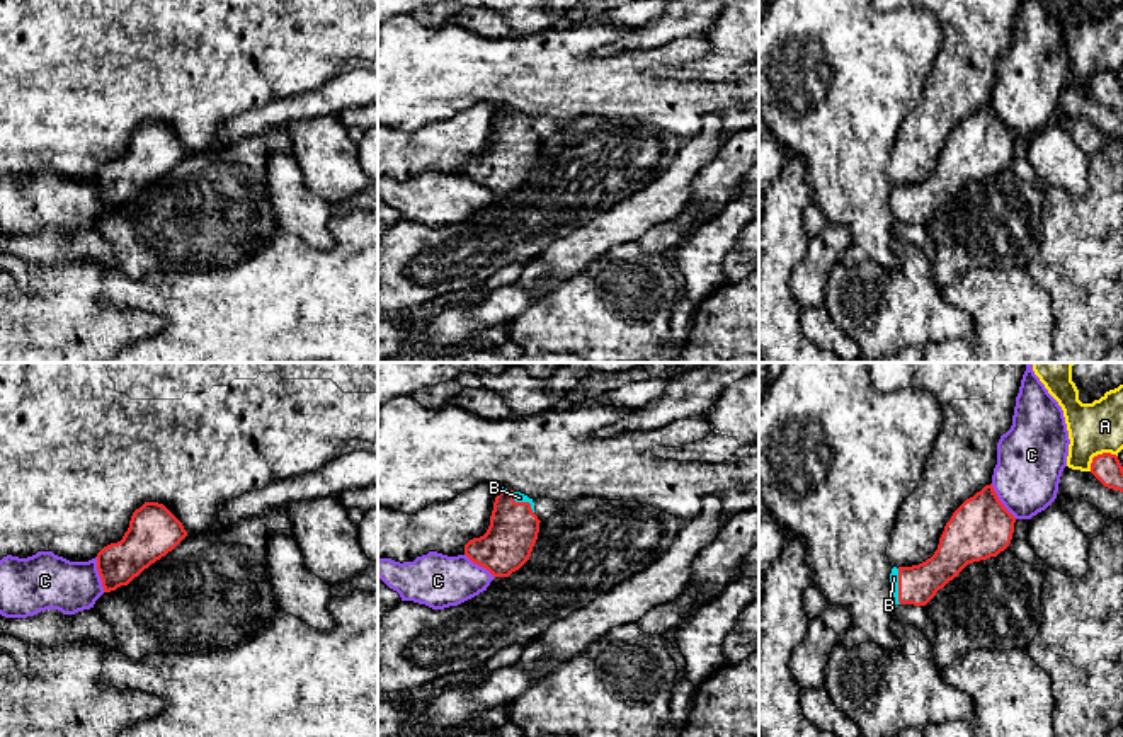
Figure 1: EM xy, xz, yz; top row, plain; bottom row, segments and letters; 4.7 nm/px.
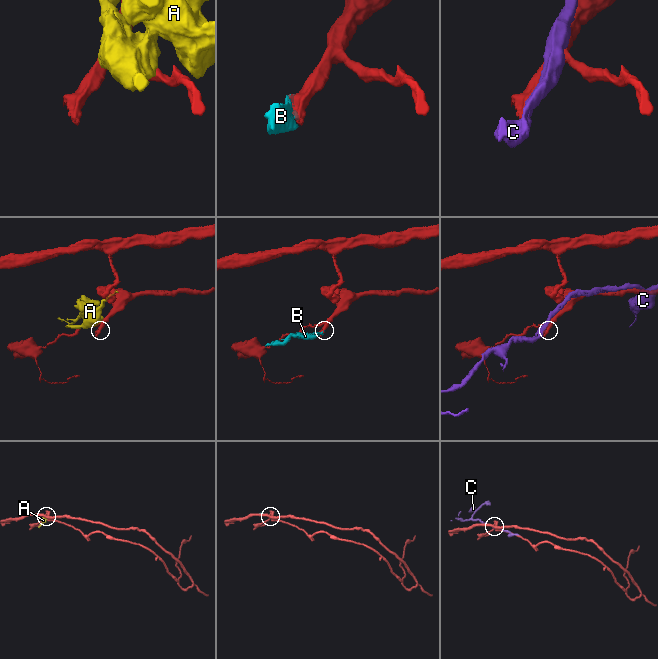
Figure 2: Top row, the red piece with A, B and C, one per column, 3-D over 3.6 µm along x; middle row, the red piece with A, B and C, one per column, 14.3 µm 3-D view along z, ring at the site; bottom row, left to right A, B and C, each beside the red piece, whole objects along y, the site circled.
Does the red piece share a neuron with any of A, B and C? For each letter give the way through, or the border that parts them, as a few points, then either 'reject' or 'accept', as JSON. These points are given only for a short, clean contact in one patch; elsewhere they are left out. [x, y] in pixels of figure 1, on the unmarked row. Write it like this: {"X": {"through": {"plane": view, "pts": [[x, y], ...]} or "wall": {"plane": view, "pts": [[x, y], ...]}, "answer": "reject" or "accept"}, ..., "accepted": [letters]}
{"A": {"answer": "reject"}, "B": {"through": {"plane": "yz", "pts": [[917, 203], [899, 205], [894, 196]]}, "answer": "accept"}, "C": {"answer": "reject"}, "accepted": ["B"]}

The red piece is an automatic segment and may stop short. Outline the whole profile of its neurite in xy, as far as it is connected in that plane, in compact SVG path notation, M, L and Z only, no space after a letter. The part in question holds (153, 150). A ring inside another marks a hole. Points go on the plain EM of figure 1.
M145 121L133 131L123 158L97 172L97 189L104 211L128 204L185 155L182 141L163 123Z

